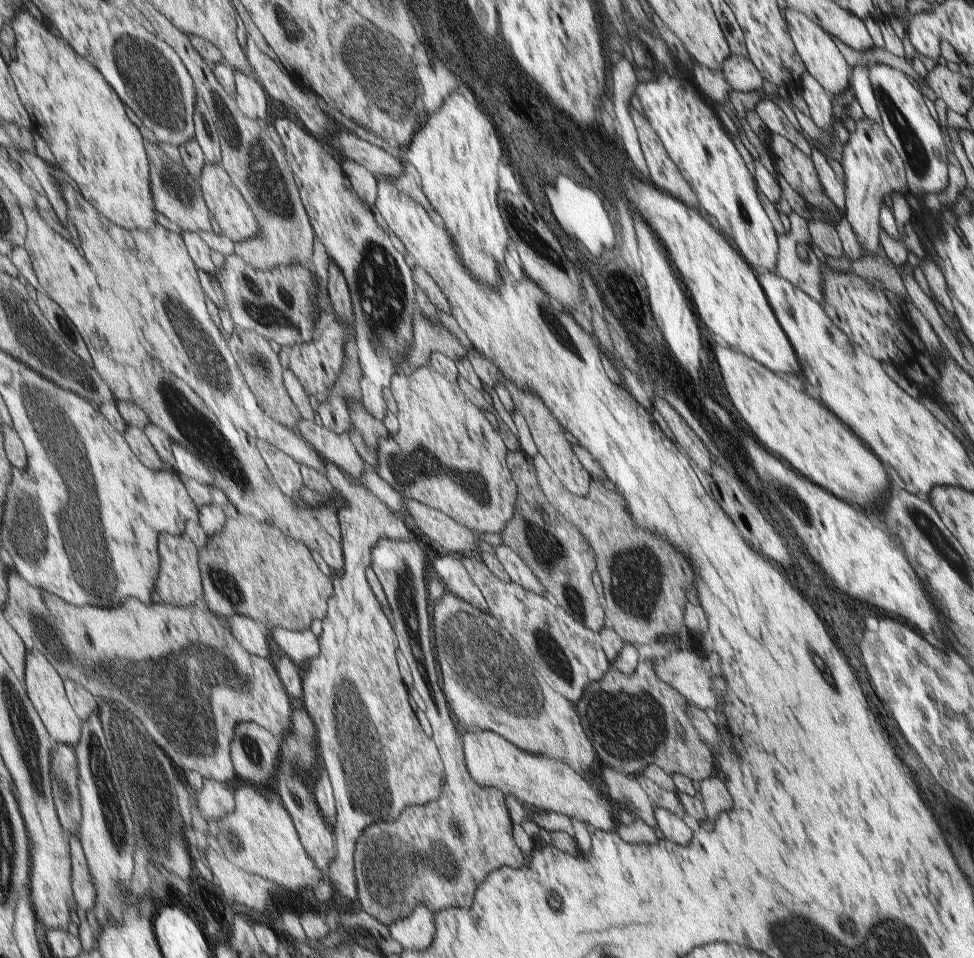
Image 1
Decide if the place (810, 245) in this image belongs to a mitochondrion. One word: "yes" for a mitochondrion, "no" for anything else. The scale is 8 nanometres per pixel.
no

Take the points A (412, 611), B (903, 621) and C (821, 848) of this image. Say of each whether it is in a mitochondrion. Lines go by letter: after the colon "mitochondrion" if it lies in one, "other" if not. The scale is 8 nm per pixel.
A: mitochondrion
B: other
C: other

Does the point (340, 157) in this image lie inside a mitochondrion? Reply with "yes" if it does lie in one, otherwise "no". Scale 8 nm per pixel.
no

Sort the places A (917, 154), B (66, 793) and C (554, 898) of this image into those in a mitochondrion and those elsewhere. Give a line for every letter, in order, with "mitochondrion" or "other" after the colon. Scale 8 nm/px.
A: mitochondrion
B: mitochondrion
C: mitochondrion

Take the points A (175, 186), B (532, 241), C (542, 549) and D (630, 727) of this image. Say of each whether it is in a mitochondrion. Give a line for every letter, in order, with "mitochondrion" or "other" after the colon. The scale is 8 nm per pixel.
A: mitochondrion
B: mitochondrion
C: mitochondrion
D: mitochondrion

